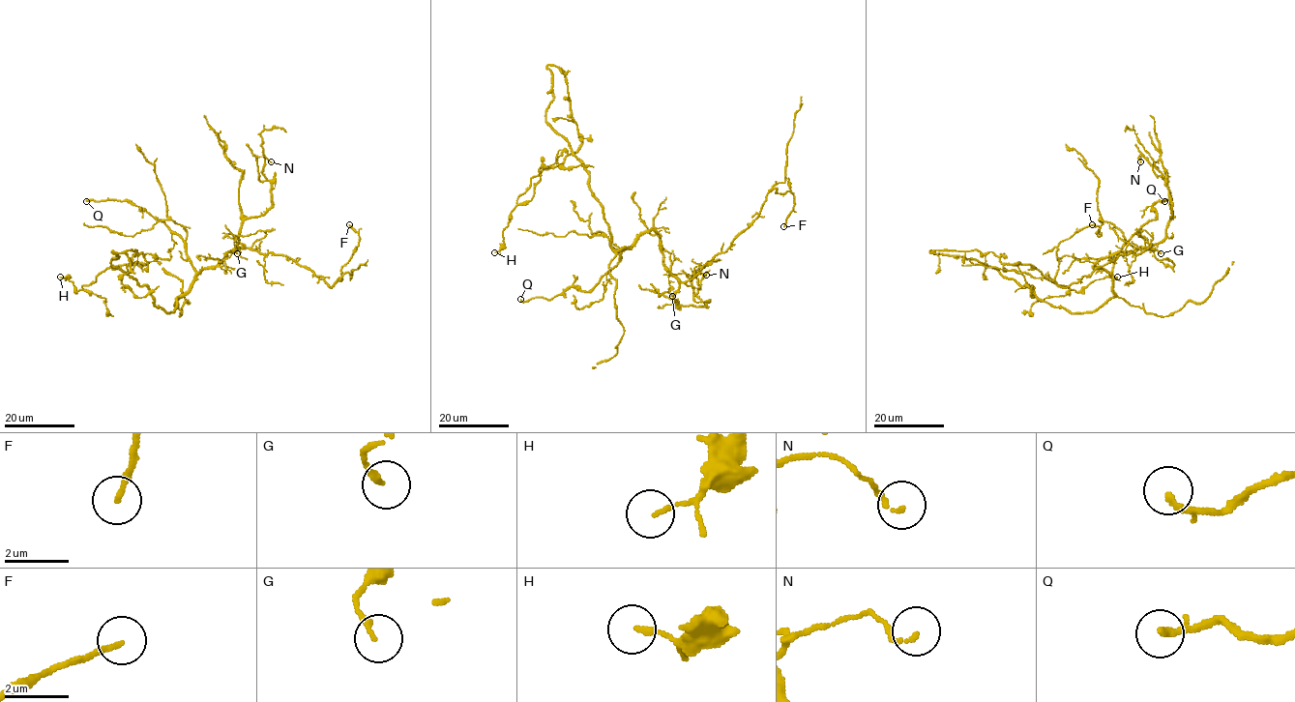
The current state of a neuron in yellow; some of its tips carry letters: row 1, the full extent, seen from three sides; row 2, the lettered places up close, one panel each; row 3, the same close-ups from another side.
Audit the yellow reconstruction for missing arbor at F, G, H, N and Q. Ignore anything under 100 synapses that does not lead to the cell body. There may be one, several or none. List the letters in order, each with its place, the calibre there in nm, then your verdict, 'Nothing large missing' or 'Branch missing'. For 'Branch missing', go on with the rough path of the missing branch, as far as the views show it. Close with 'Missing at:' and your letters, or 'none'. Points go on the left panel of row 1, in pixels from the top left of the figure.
F: Place: (349, 224). Thickness 160 nm. Nothing large missing
G: Place: (237, 253). Thickness 180 nm. Nothing large missing
H: Place: (60, 277). Thickness 130 nm. Nothing large missing
N: Place: (271, 161). Thickness 110 nm. Nothing large missing
Q: Place: (86, 201). Thickness 140 nm. Nothing large missing
Missing at: none

